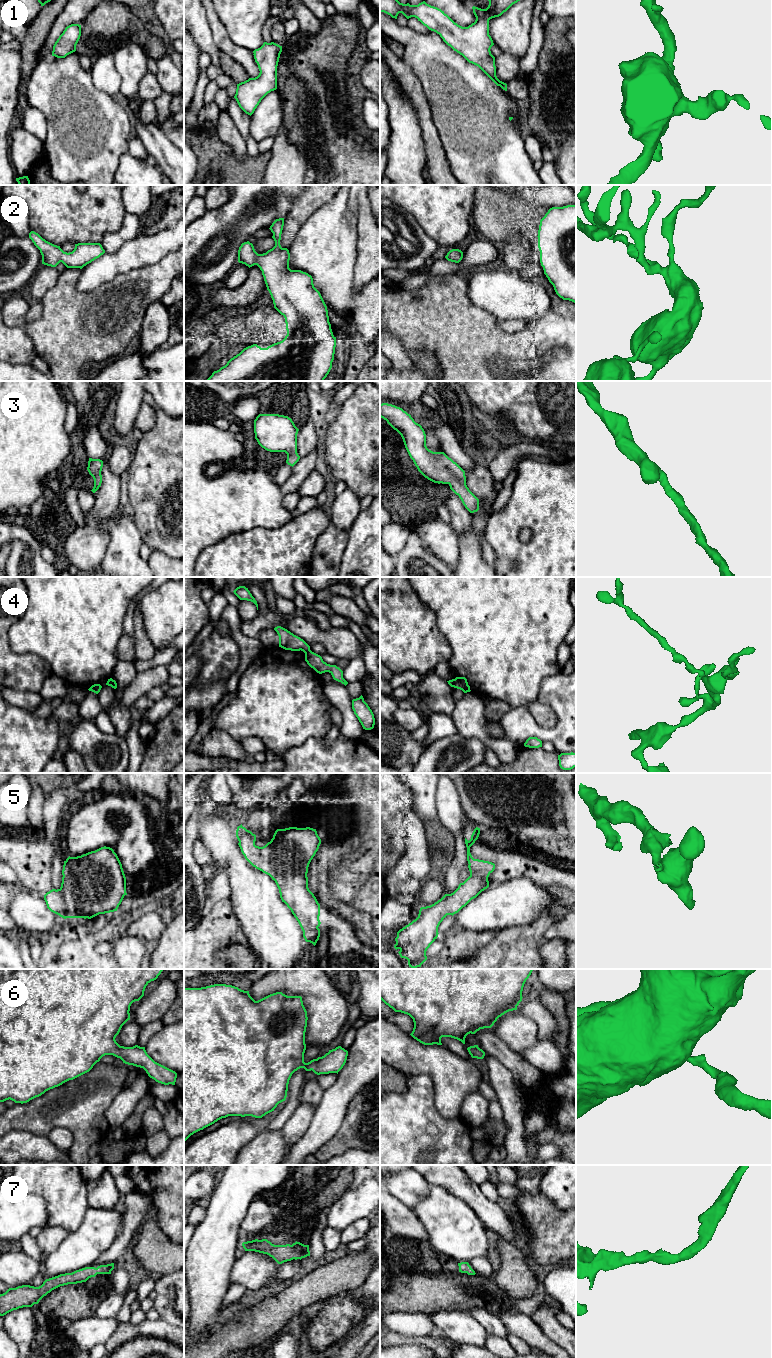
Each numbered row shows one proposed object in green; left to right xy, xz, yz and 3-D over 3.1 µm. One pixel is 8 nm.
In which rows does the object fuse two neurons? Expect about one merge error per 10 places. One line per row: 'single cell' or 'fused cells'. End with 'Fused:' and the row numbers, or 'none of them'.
1: single cell
2: single cell
3: single cell
4: fused cells
5: single cell
6: single cell
7: single cell
Fused: 4

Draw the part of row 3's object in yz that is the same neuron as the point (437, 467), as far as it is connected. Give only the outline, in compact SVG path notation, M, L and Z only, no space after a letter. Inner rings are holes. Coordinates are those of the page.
M382 403L380 417L401 435L410 458L425 478L448 484L470 513L479 510L479 499L466 485L465 471L444 452L427 448L425 431L410 414L395 405Z

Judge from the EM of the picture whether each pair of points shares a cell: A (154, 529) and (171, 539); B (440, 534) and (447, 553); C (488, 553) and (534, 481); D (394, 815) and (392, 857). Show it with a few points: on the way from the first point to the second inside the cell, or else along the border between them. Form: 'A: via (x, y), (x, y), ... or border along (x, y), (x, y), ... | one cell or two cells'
A: via (158, 529), (161, 529), (167, 535) | one cell
B: via (442, 539), (446, 548) | one cell
C: border along (484, 532), (488, 544), (495, 553), (495, 566) | two cells
D: via (394, 825), (394, 847) | one cell

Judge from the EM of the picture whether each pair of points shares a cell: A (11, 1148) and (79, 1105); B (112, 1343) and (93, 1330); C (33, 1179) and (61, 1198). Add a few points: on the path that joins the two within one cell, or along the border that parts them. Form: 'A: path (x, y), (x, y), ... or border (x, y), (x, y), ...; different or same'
A: border (11, 1130), (28, 1130), (46, 1136); different
B: border (119, 1324), (104, 1344); different
C: path (40, 1179), (54, 1191); same

